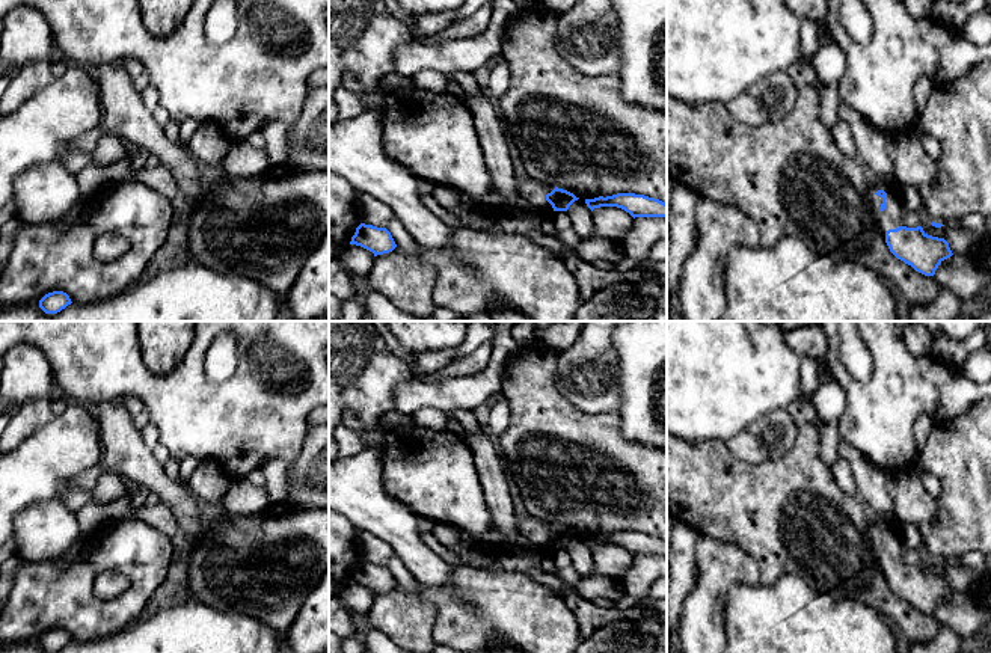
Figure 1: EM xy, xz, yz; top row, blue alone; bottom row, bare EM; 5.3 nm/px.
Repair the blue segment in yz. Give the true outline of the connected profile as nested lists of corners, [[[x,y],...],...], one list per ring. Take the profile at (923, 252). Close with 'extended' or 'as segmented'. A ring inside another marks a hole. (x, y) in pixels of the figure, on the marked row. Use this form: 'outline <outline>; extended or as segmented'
outline [[[872,175],[869,201],[890,252],[916,271],[934,276],[938,265],[953,255],[944,238],[928,235],[922,226],[902,225],[905,211],[893,182]]]; extended

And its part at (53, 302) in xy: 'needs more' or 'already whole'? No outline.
already whole

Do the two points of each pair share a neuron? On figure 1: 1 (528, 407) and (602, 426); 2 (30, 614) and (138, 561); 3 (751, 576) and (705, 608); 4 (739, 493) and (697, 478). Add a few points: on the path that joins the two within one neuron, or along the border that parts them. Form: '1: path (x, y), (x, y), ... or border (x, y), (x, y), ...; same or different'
1: path (546, 424), (584, 426); same
2: path (58, 594), (94, 561), (110, 561); same
3: path (739, 576), (732, 576), (712, 596); same
4: path (729, 493), (715, 493), (708, 489); same

